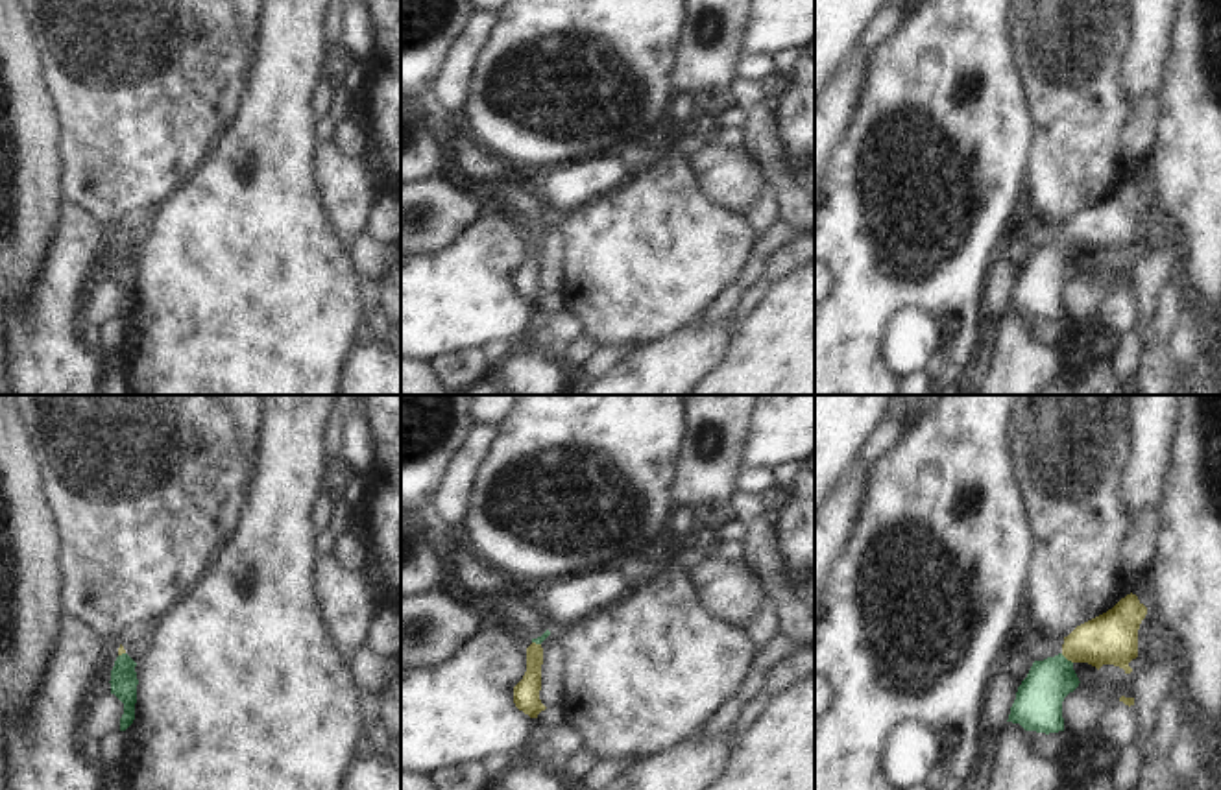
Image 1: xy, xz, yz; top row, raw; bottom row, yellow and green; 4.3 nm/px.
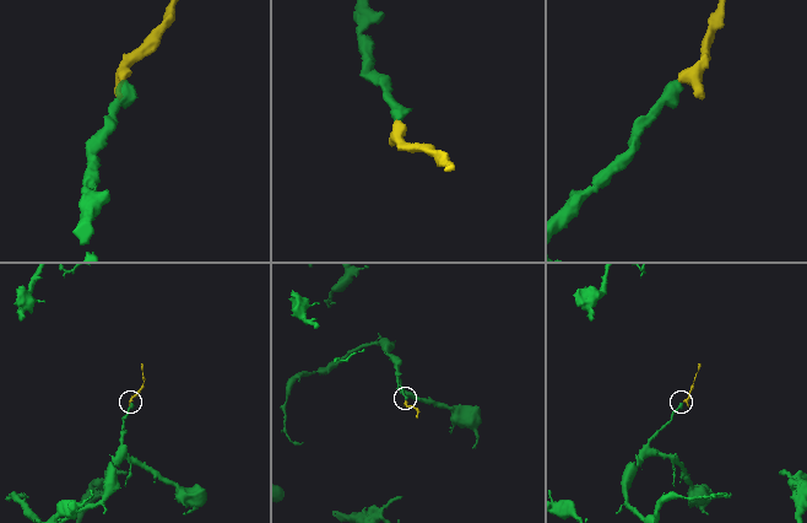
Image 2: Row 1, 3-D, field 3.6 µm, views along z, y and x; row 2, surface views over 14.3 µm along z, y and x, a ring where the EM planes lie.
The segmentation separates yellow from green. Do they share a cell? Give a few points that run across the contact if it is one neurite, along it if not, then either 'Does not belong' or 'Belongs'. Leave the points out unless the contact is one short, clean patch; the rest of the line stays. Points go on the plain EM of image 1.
Line: yz (1112, 224), (1081, 231), (1066, 244), (1039, 287). Belongs.

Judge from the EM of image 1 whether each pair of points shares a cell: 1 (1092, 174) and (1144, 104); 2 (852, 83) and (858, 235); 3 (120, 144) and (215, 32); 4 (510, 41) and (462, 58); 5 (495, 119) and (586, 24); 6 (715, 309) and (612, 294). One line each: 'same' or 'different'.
1: same
2: different
3: same
4: different
5: same
6: different

